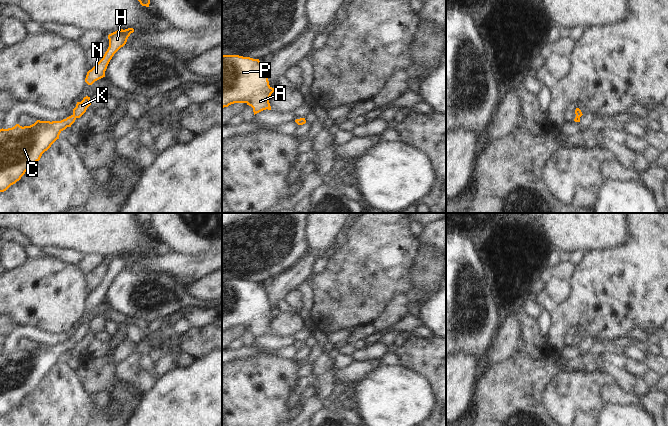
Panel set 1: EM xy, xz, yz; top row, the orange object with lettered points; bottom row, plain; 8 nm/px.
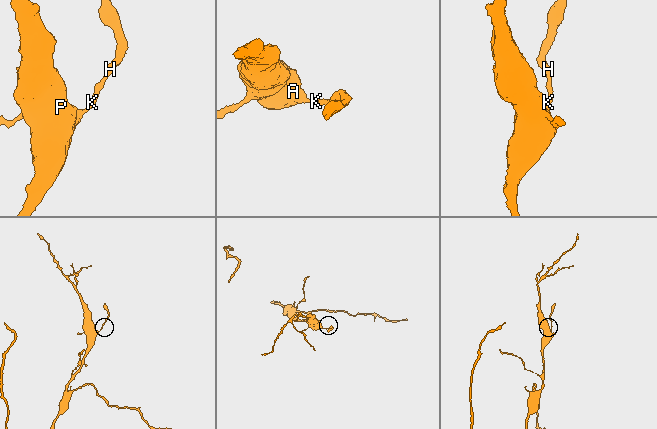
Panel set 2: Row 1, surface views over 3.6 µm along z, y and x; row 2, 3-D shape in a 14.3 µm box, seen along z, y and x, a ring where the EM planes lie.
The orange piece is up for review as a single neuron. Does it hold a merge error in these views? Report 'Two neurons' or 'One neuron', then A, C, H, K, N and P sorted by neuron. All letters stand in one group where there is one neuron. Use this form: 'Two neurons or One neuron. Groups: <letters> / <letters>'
One neuron. Groups: A C H K N P

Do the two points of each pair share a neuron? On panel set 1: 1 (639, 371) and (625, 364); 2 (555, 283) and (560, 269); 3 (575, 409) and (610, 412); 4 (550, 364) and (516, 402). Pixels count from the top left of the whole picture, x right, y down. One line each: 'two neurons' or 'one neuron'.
1: one neuron
2: two neurons
3: two neurons
4: one neuron

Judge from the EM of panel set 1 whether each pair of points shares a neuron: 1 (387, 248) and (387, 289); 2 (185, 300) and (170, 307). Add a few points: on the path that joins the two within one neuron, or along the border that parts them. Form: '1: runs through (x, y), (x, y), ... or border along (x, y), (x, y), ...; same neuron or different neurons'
1: runs through (387, 258), (387, 279); same neuron
2: runs through (181, 300), (174, 303); same neuron

